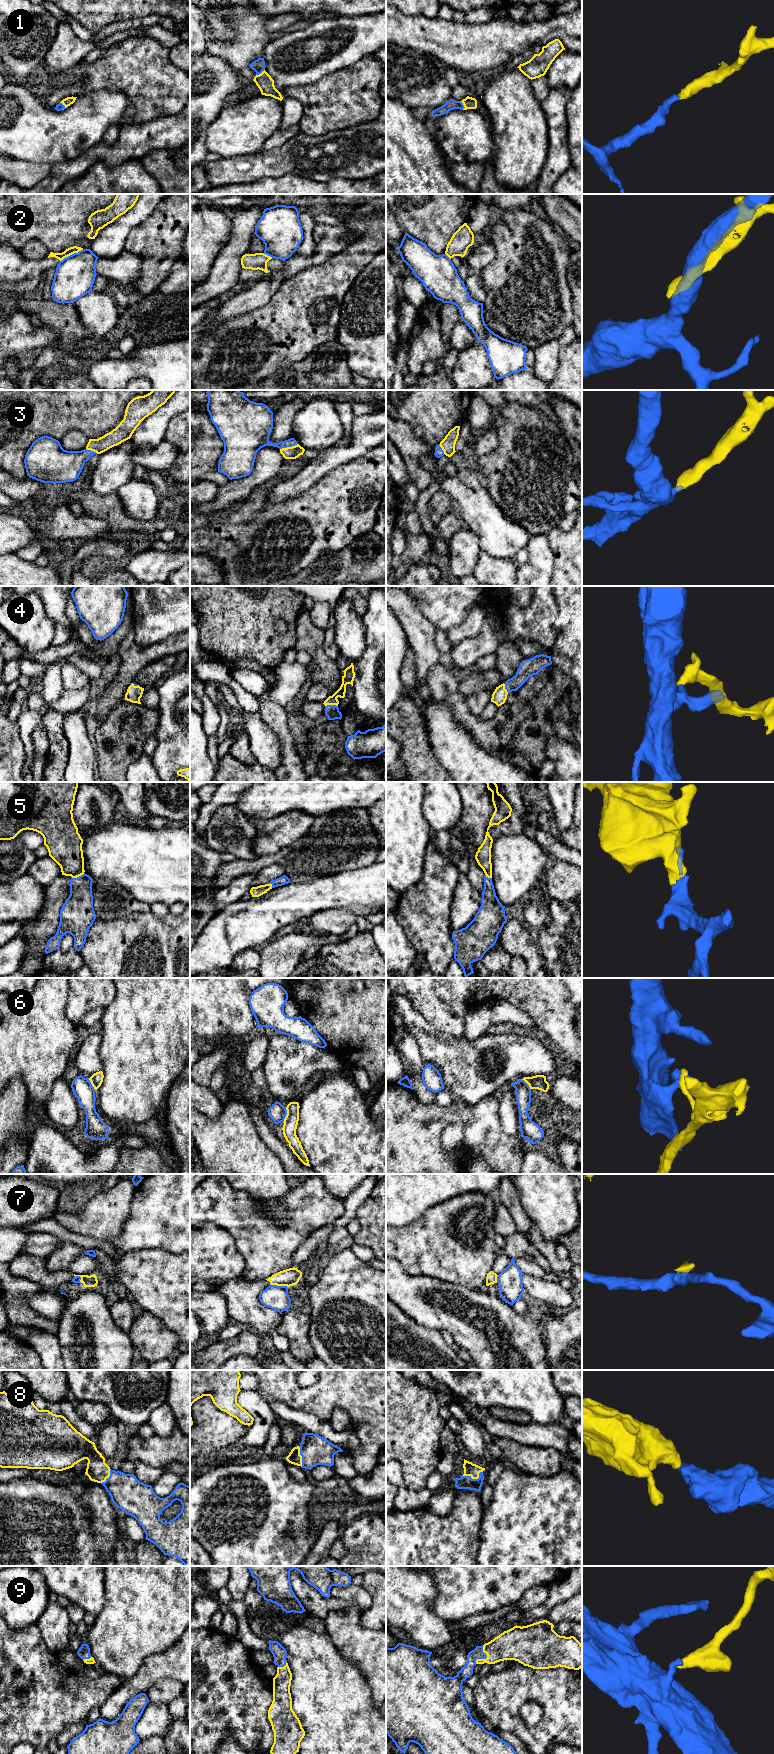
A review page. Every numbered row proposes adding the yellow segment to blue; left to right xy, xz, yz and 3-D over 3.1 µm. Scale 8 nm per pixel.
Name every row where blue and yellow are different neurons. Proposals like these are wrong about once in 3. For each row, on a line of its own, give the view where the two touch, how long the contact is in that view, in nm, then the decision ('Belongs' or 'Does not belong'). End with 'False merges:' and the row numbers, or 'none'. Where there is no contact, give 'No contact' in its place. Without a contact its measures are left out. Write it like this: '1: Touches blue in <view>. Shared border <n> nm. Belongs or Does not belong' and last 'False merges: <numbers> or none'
1: Touches blue in xz. Shared border 90 nm. Belongs
2: Touches blue in xy. Shared border 200 nm. Does not belong
3: Touches blue in xz. Shared border 150 nm. Belongs
4: Touches blue in xz. Shared border 100 nm. Belongs
5: Touches blue in xy. Shared border 110 nm. Belongs
6: Touches blue in xz. Shared border 130 nm. Does not belong
7: Touches blue in xz. Shared border 140 nm. Does not belong
8: Touches blue in yz. Shared border 170 nm. Belongs
9: Touches blue in yz. Shared border 160 nm. Belongs
False merges: 2, 6, 7

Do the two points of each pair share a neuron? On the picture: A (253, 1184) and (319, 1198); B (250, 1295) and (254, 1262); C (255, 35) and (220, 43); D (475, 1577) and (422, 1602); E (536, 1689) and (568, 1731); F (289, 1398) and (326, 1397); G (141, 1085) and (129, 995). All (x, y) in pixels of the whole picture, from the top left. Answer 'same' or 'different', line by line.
A: different
B: different
C: same
D: different
E: same
F: same
G: same

